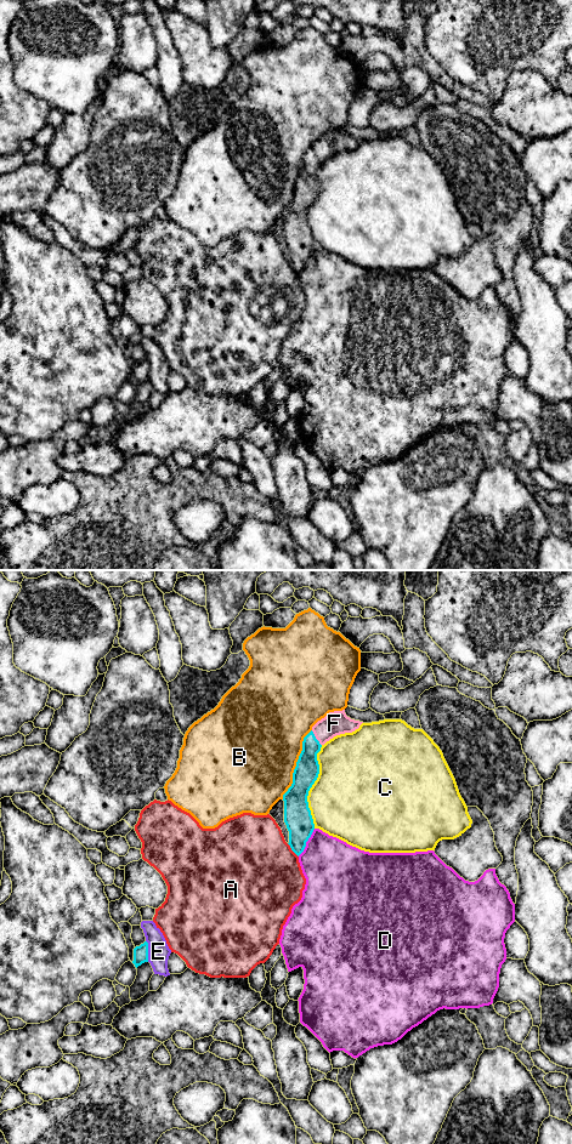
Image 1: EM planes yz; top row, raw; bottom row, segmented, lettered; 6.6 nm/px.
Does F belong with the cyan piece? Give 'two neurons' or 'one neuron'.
one neuron

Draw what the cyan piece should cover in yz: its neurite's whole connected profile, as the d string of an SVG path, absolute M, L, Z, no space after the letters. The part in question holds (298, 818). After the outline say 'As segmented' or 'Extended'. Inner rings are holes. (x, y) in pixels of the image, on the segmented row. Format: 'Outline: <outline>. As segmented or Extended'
Outline: M345 710L334 711L318 721L304 738L302 751L293 773L293 784L283 795L284 823L289 831L288 844L298 856L304 852L315 830L307 796L319 774L317 753L327 741L336 735L355 732L362 723L347 717Z. Extended

